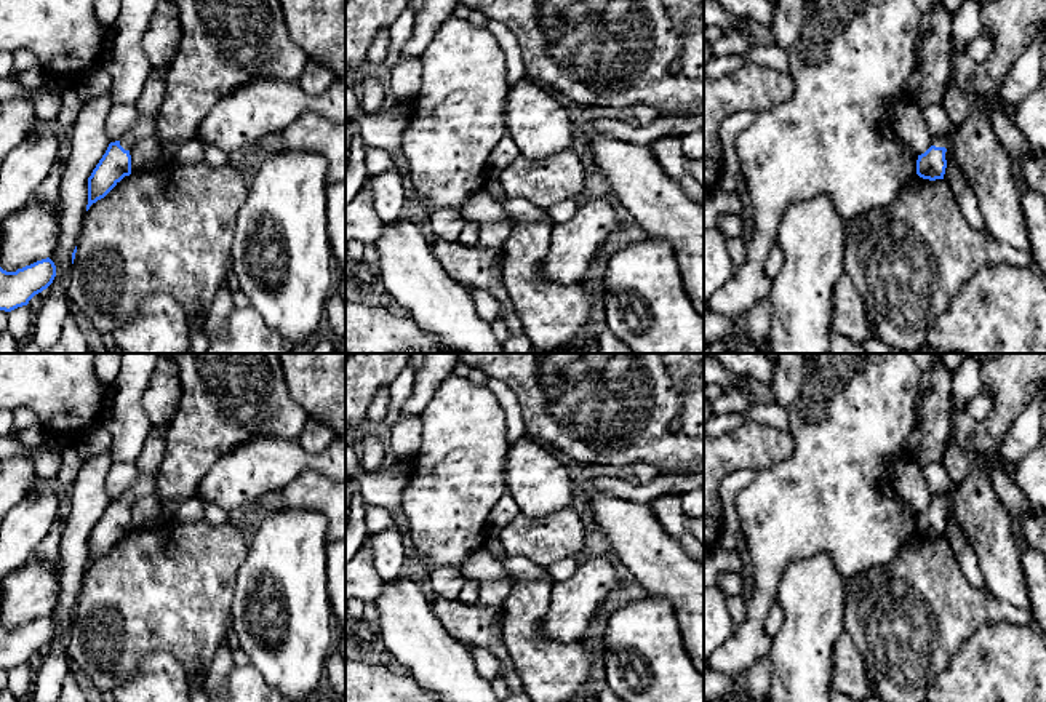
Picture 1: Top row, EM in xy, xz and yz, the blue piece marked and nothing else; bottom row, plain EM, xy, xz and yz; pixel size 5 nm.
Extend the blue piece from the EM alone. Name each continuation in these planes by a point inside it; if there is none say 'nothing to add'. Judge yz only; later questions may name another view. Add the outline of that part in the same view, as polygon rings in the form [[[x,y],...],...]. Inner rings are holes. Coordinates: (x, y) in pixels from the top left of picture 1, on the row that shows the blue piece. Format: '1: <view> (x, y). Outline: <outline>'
1: yz (944, 141). Outline: [[[955,126],[952,128],[952,131],[948,134],[944,134],[940,138],[932,138],[932,144],[931,146],[936,146],[936,147],[948,147],[953,141],[953,136],[955,136]]]

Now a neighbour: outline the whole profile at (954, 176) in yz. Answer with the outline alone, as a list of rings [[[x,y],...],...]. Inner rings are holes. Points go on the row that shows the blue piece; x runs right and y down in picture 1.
[[[945,152],[947,168],[944,174],[944,181],[952,189],[955,200],[958,201],[968,224],[979,232],[988,233],[982,213],[979,209],[979,200],[963,174],[956,158],[952,152]]]

